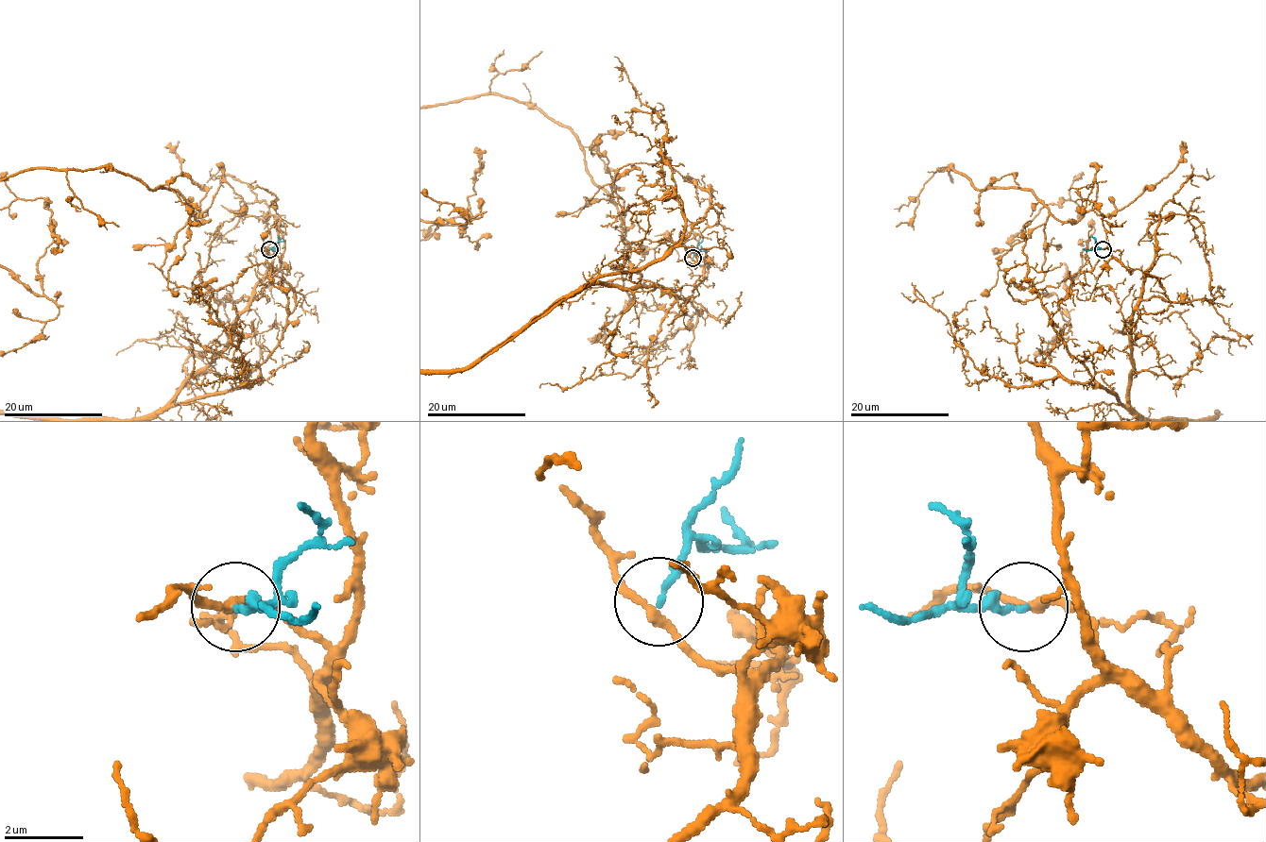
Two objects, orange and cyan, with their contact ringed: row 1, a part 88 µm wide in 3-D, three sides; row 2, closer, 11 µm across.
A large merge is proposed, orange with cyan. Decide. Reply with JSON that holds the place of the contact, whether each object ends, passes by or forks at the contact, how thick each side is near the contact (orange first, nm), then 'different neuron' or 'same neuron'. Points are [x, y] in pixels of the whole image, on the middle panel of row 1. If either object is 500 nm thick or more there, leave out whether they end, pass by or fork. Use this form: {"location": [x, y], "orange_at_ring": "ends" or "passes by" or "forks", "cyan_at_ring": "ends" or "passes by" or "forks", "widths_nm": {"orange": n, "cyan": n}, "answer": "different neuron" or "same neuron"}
{"location": [692, 258], "orange_at_ring": "passes by", "cyan_at_ring": "ends", "widths_nm": {"orange": 240, "cyan": 190}, "answer": "same neuron"}

